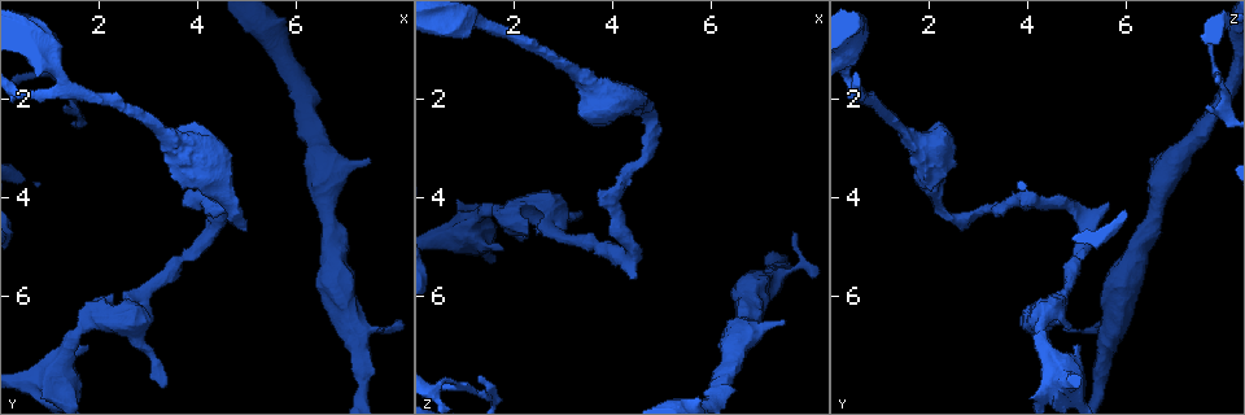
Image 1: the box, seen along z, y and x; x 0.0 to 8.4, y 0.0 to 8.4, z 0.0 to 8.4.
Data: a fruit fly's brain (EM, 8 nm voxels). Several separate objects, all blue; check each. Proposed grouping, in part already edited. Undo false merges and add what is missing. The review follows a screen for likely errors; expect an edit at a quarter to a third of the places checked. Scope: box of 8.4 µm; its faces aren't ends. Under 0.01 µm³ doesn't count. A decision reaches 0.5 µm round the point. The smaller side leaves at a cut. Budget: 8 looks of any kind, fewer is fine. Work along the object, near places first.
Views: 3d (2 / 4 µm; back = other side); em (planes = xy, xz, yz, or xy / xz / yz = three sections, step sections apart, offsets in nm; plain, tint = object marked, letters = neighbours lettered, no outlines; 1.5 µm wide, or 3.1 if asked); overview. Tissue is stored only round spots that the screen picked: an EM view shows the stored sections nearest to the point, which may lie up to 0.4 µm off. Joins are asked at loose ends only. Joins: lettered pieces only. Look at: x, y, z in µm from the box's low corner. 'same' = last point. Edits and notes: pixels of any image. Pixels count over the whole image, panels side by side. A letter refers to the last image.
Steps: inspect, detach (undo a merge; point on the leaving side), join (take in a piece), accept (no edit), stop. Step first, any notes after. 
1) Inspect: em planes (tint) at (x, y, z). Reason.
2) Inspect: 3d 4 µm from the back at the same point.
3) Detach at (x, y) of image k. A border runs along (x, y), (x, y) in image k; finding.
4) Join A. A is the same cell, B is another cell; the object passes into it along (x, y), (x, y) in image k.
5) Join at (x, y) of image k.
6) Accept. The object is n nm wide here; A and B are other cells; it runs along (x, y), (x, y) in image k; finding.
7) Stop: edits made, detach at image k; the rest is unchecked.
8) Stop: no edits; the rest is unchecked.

Inspect: 3d 4 µm at (3.50, 2.90, 1.75). Calibre changes.

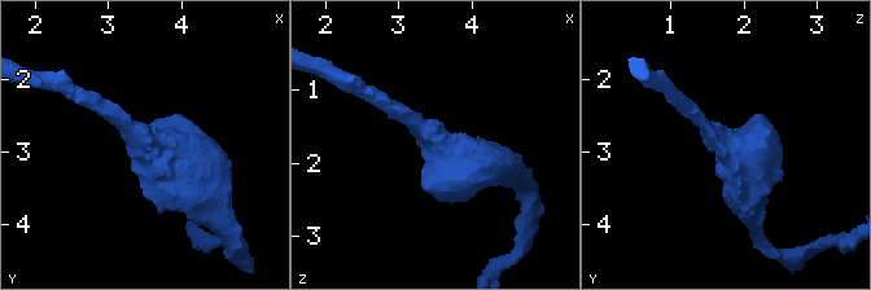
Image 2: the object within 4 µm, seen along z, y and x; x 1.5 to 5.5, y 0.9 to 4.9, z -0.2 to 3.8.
Inspect: em xz step 8 (plain) at (3.55, 2.85, 1.65).

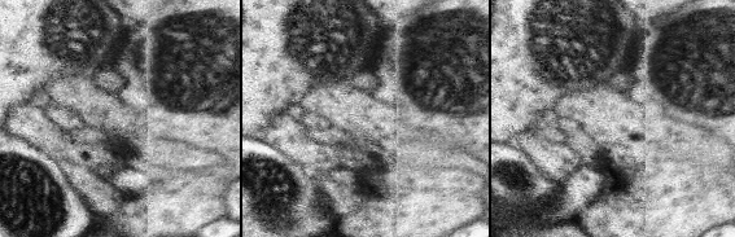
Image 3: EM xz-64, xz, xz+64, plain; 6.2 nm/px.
Inspect: em xz step 8 (letters) at the same point. What lies round it.

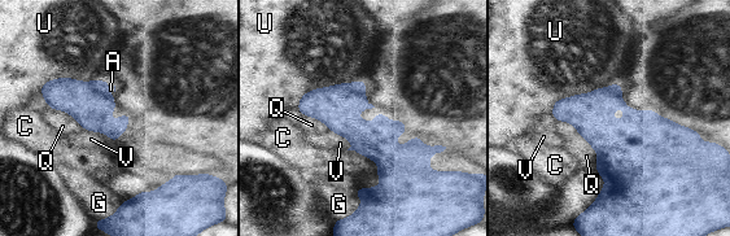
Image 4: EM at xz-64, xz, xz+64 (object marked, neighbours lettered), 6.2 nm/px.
Accept. A, C, G, Q, U and V are other cells; a border runs along (619, 82), (559, 97), (550, 113) in image 4; one cell here.

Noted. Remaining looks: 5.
Inspect: em yz step 4 (letters) at (4.40, 4.10, 5.65). Free end.

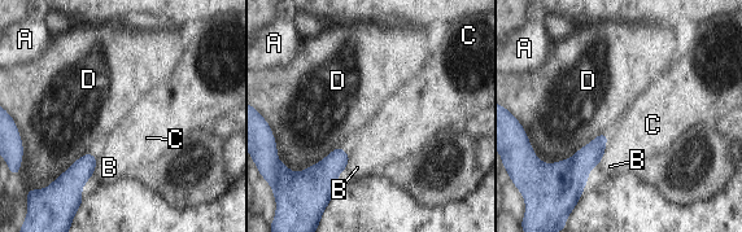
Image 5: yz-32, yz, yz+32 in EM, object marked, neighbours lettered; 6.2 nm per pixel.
Inspect: em planes (letters) at the same point. Cut it another way.

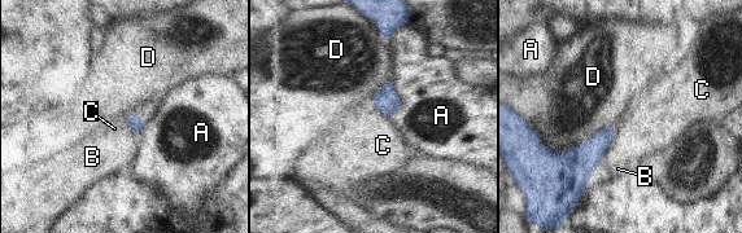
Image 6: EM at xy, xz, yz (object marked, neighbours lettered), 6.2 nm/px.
Accept. A, B, C and D are other cells; a border runs along (614, 123), (568, 150), (536, 135) in image 6; none of them fits.

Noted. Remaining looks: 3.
Inspect: 3d 4 µm at (7.50, 3.25, 6.50). Free end.

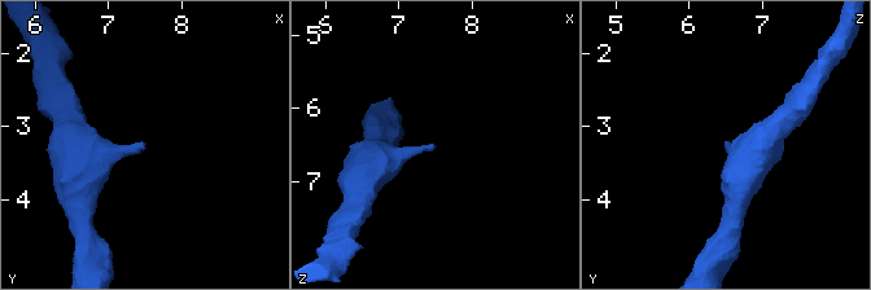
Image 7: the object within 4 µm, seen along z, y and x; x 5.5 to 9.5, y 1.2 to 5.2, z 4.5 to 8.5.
Inspect: em planes (letters) at (7.50, 3.30, 6.50). Now the EM.

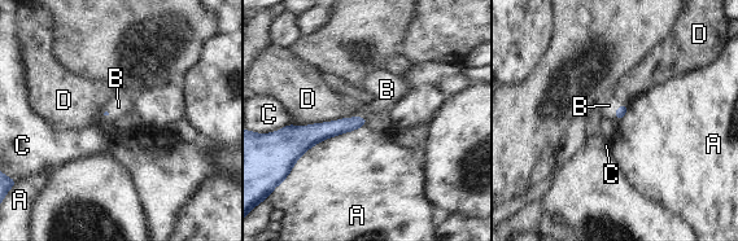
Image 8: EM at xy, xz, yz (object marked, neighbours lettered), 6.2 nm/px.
Join B. B is the same cell, A, C and D are other cells; it goes on there.

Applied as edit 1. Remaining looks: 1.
Stop: edits made, join at image 8; the rest is unchecked.

